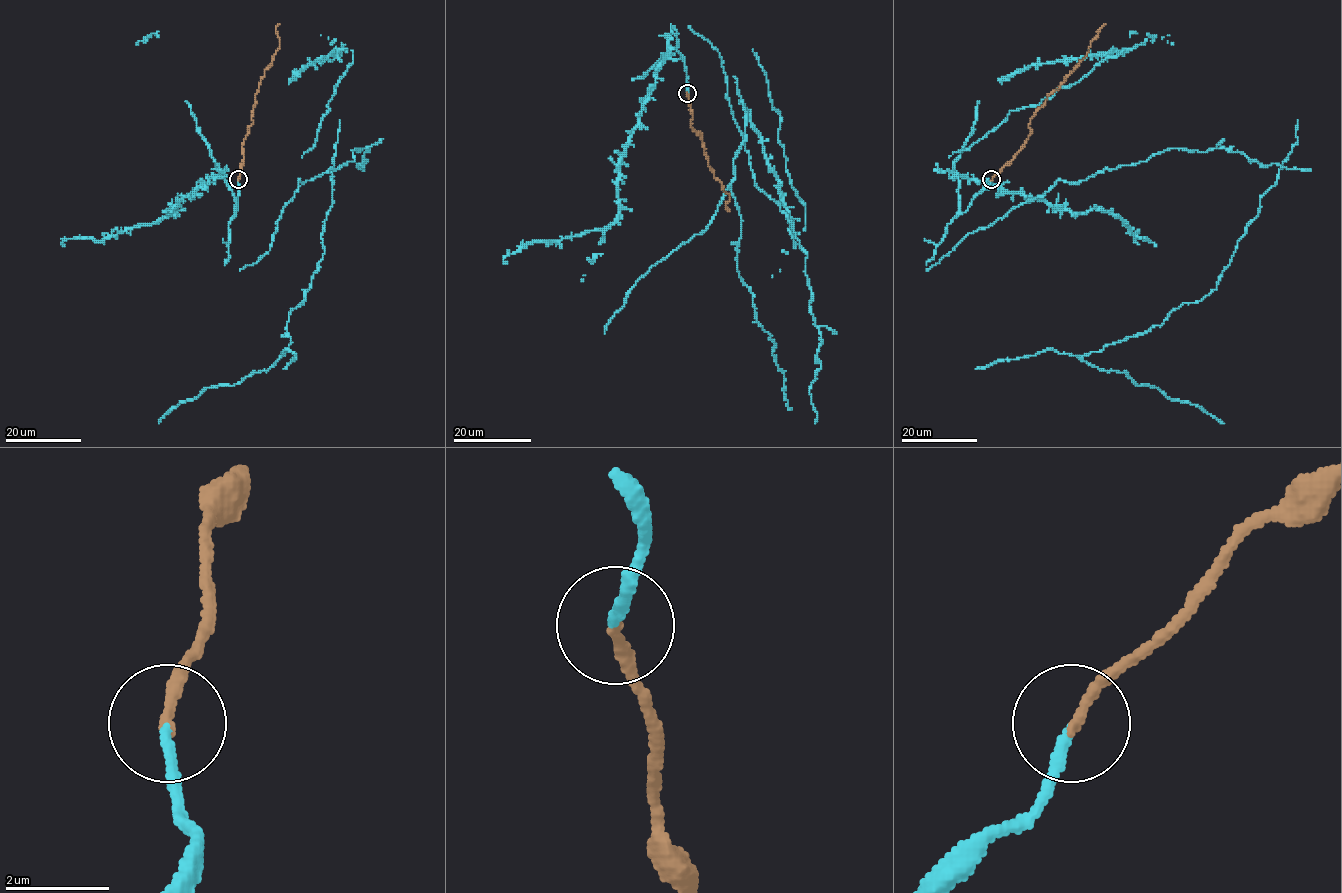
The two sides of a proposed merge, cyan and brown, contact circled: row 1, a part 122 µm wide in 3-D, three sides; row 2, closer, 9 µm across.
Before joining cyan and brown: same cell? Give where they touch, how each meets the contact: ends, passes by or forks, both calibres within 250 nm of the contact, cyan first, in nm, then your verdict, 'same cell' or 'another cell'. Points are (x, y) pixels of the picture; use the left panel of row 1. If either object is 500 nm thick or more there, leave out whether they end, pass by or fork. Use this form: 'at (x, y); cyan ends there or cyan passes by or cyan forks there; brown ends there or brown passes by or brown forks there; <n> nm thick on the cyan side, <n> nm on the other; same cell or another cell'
at (238, 179); cyan ends there; brown ends there; 180 nm thick on the cyan side, 200 nm on the other; same cell

